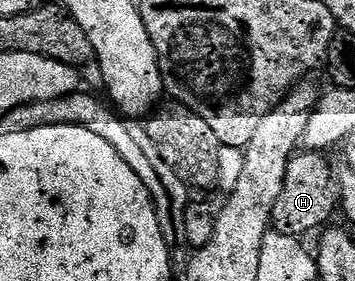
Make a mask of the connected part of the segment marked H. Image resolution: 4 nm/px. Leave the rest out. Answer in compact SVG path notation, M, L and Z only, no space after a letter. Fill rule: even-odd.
M303 151L292 157L287 164L281 195L277 195L277 203L273 207L271 216L271 229L274 232L303 239L306 238L306 233L314 234L320 227L326 226L330 222L327 220L337 213L333 165L323 157L326 156L319 151Z

